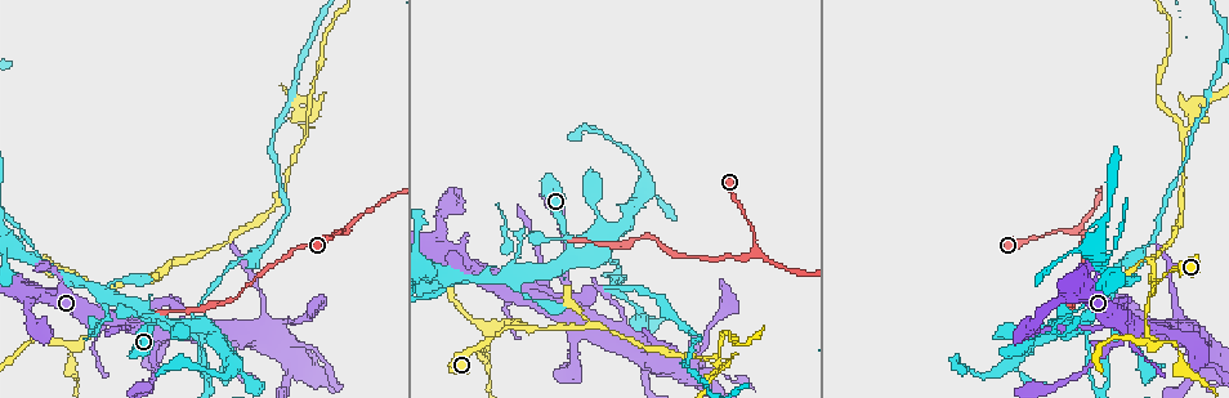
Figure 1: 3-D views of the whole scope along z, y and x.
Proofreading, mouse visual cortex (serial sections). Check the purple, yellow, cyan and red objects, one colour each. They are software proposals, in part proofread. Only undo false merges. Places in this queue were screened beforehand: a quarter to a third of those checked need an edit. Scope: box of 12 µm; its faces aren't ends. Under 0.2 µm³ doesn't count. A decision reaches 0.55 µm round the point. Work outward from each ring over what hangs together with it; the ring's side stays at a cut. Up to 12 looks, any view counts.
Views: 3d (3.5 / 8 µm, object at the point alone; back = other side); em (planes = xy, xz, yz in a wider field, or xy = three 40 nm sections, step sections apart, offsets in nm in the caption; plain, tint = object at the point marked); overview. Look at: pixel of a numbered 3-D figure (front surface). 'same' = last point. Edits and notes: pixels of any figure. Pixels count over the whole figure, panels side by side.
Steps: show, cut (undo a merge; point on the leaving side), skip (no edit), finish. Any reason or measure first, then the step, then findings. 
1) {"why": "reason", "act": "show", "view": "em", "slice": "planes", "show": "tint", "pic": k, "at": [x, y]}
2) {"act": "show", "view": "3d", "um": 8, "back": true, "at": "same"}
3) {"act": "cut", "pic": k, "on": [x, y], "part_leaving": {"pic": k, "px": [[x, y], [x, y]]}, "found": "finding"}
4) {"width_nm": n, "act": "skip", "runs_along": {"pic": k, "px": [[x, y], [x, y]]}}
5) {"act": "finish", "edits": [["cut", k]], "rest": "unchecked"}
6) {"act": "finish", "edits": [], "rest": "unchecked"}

{"why": "abrupt turn", "act": "show", "view": "3d", "um": 3.5, "pic": 1, "at": [757, 251]}

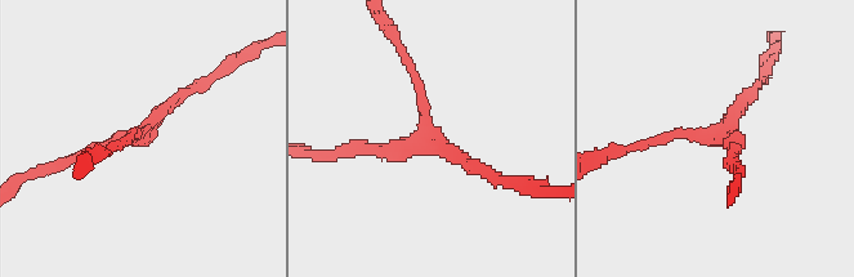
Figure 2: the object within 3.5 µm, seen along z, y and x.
{"act": "show", "view": "em", "slice": "xy", "step": 1, "show": "tint", "pic": 2, "at": [718, 141]}

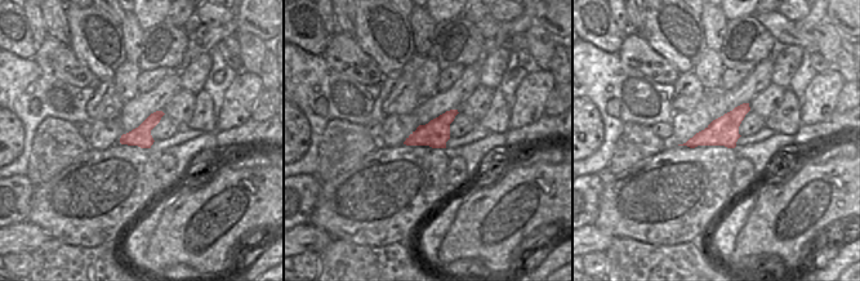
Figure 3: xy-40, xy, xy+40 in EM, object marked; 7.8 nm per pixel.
{"act": "skip", "runs_along": {"pic": 2, "px": [[405, 58], [424, 134], [349, 151]]}, "found": "all the same cell"}

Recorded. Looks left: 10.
{"why": "calibre changes", "act": "show", "view": "3d", "um": 3.5, "pic": 1, "at": [156, 343]}

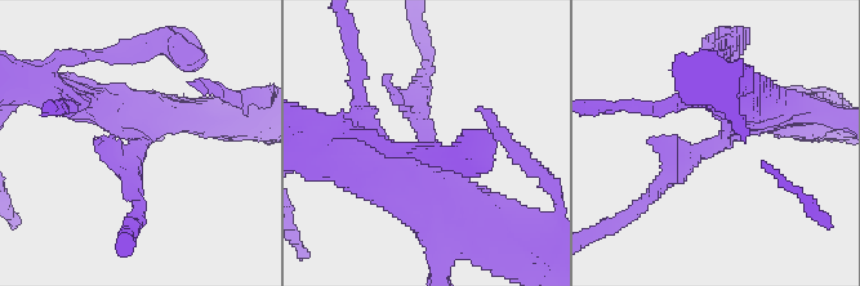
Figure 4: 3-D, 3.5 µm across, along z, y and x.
{"act": "show", "view": "em", "slice": "xy", "step": 2, "show": "tint", "pic": 4, "at": [144, 143]}

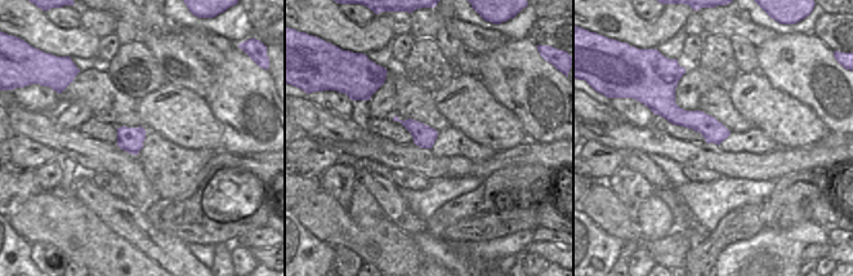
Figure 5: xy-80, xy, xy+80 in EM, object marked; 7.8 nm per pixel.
{"width_nm": 170, "act": "skip", "runs_along": {"pic": 4, "px": [[743, 103], [758, 111], [735, 134], [656, 186]]}, "found": "all the same cell"}

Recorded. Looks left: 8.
{"why": "thick turns thin", "act": "show", "view": "3d", "um": 3.5, "pic": 1, "at": [454, 278]}

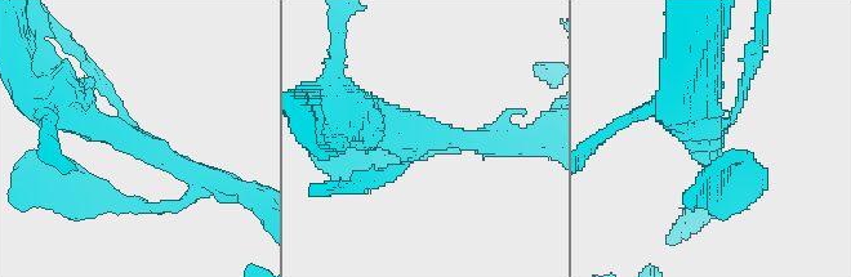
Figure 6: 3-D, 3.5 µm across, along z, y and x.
{"why": "need the tissue", "act": "show", "view": "em", "slice": "xy", "step": 2, "show": "tint", "pic": 6, "at": [133, 143]}

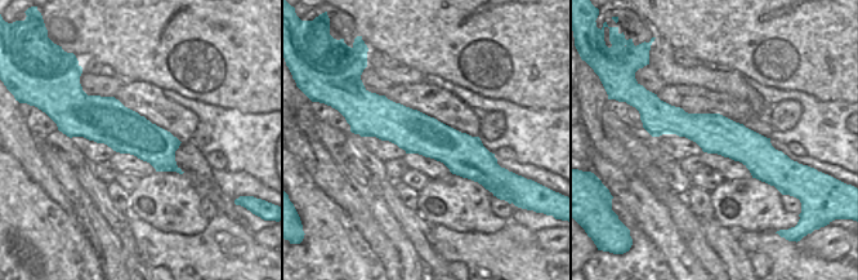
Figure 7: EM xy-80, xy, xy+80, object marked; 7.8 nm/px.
{"arm_widths_nm": [100, 250, 350], "act": "skip", "found": "one cell here"}

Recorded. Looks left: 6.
{"why": "arms part here", "act": "show", "view": "3d", "um": 3.5, "back": true, "pic": 1, "at": [1154, 292]}

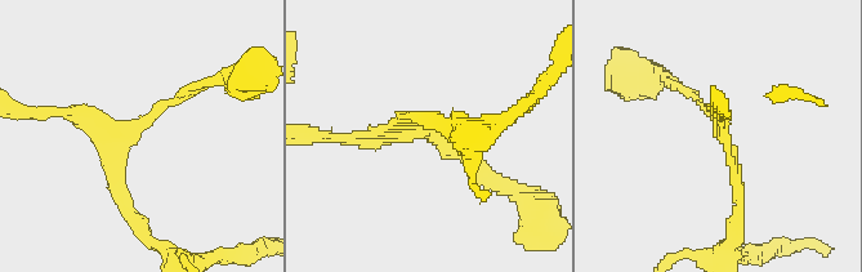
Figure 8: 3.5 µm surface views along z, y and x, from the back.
{"why": "need the tissue", "act": "show", "view": "em", "slice": "xy", "step": 2, "show": "tint", "pic": 8, "at": [719, 133]}

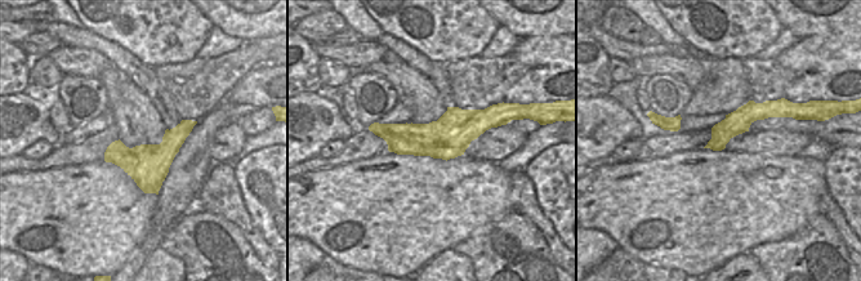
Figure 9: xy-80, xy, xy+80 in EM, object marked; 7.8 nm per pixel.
{"width_nm": 320, "act": "skip", "runs_along": {"pic": 8, "px": [[478, 170], [427, 134], [335, 138]]}, "found": "continuous, no second cell"}

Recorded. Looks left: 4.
{"why": "three arms meet", "act": "show", "view": "3d", "um": 3.5, "pic": 1, "at": [1183, 130]}

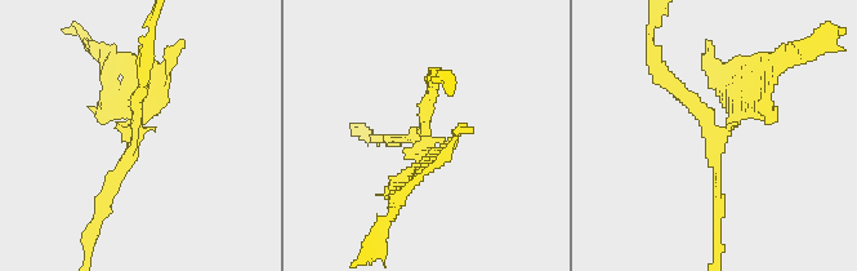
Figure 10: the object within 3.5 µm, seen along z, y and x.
{"why": "shape alone is not enough", "act": "show", "view": "em", "slice": "xy", "step": 2, "show": "tint", "pic": 10, "at": [422, 140]}

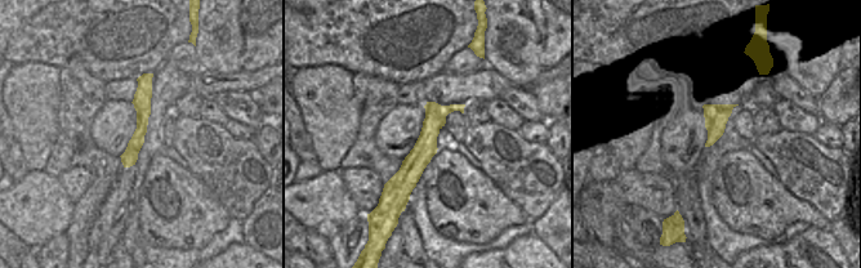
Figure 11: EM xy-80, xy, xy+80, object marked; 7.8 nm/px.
{"act": "skip", "runs_along": {"pic": 11, "px": [[460, 107], [432, 124], [388, 188]]}, "found": "continuous, no second cell"}

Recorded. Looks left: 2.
{"act": "finish", "edits": [], "rest": "unchecked"}

